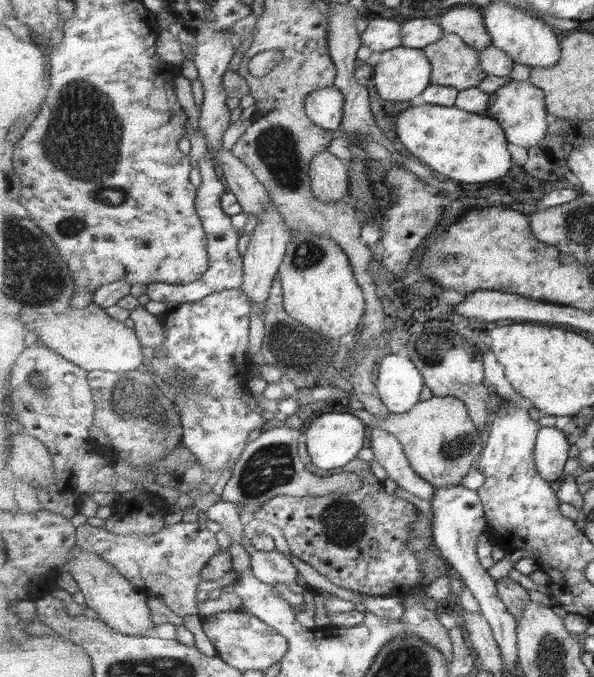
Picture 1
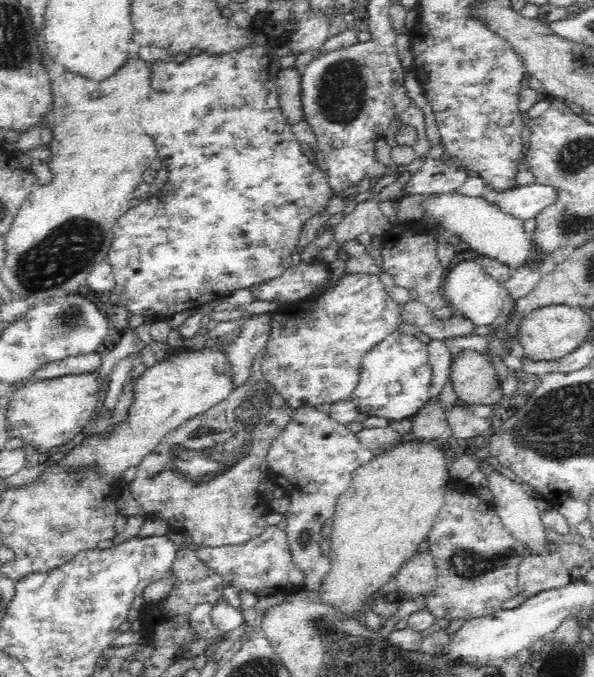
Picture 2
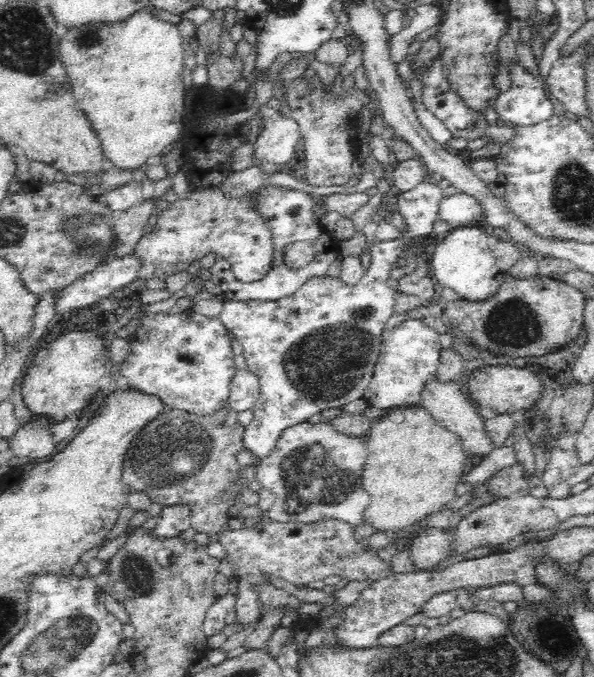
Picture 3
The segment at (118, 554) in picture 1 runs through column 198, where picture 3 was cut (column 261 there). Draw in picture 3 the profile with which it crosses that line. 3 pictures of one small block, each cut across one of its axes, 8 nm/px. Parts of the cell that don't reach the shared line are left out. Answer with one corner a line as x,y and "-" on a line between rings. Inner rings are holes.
253,521
240,530
226,528
223,532
213,537
222,544
227,552
229,565
238,578
238,594
235,604
235,629
233,633
221,644
227,651
238,646
243,646
244,638
248,638
255,630
258,617
262,614
262,602
258,586
270,584
270,580
282,580
296,586
308,586
315,580
323,580
329,574
338,574
347,580
362,580
384,578
389,574
389,562
384,562
374,550
367,550
367,538
357,540
354,536
354,526
339,521
327,521
318,525
302,525
302,523
276,523
271,521

